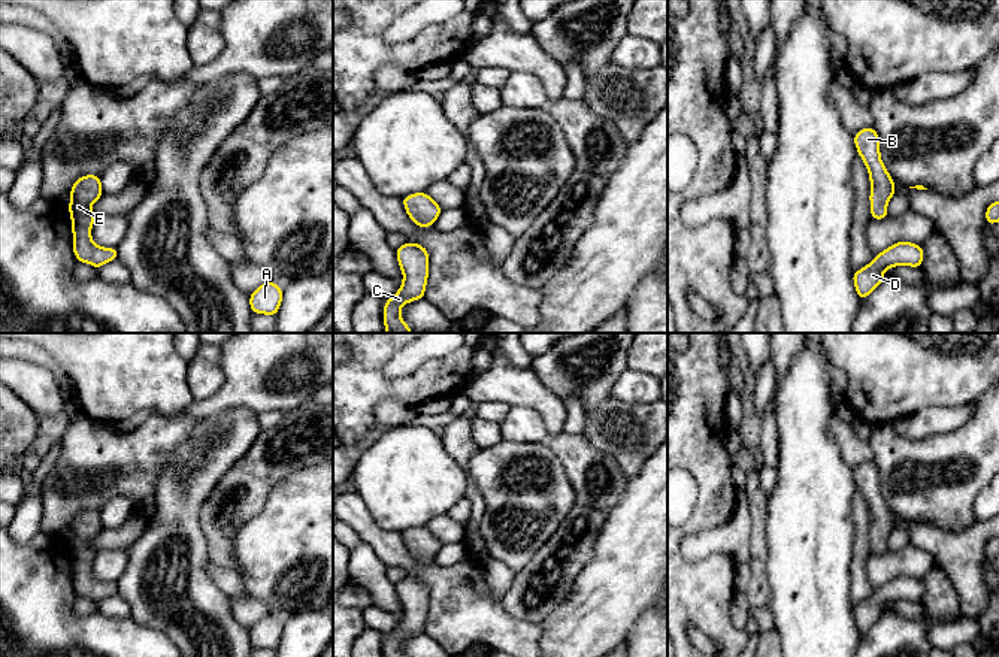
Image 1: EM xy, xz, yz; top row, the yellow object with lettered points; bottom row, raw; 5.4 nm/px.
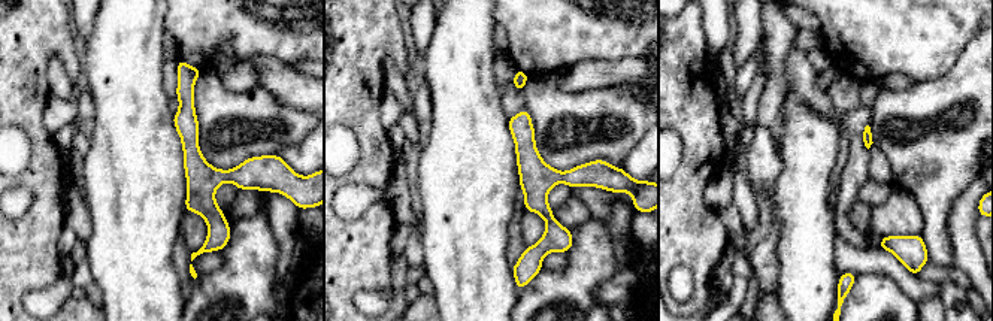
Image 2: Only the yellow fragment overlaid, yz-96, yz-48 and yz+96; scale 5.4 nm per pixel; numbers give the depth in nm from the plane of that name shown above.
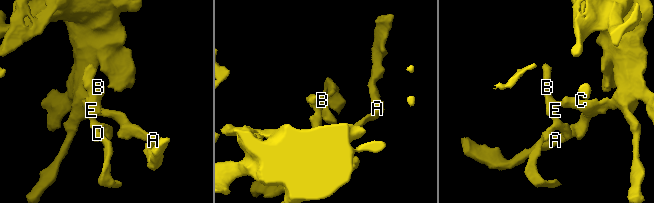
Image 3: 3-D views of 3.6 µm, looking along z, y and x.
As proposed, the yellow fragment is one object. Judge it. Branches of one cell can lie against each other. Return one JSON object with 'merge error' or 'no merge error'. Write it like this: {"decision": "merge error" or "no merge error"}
{"decision": "no merge error"}

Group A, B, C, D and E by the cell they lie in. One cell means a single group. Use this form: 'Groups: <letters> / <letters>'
Groups: A B C D E

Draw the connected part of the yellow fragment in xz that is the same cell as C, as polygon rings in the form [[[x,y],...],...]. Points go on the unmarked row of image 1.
[[[414,576],[396,584],[396,593],[403,608],[402,621],[384,638],[384,657],[405,657],[400,642],[409,636],[424,633],[429,614],[429,585]]]

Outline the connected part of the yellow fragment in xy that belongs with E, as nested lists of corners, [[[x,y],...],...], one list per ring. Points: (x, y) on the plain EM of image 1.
[[[97,509],[78,512],[70,523],[72,536],[67,539],[72,552],[73,588],[78,596],[100,603],[103,599],[118,593],[116,581],[103,582],[93,576],[91,561],[96,549],[90,542],[102,530],[102,515]]]

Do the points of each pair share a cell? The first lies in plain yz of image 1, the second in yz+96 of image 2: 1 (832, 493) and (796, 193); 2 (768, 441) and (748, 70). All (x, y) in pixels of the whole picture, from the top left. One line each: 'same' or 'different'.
1: same
2: different

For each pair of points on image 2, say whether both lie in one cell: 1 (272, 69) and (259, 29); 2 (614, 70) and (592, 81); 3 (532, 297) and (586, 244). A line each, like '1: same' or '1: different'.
1: different
2: same
3: same

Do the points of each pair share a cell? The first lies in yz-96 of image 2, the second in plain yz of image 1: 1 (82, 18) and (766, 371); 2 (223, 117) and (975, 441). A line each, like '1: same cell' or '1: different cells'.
1: same cell
2: same cell

